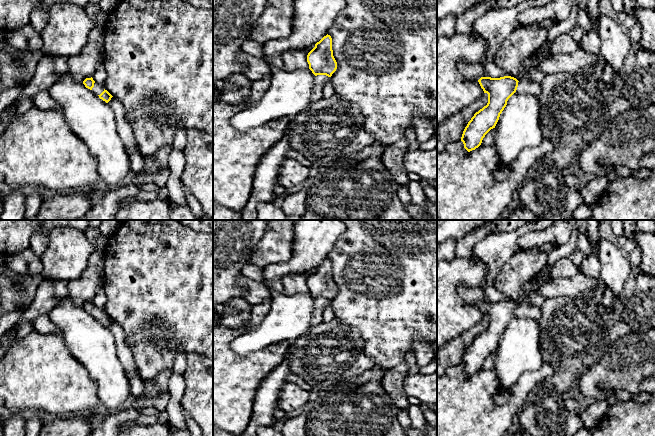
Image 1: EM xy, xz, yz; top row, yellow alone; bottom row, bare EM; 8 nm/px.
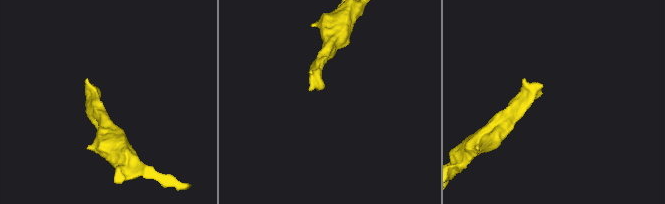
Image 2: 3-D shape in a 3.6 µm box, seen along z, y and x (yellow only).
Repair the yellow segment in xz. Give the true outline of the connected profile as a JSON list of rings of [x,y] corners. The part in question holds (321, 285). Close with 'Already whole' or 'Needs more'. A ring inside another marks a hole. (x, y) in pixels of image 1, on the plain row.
[[[324,260],[308,277],[309,293],[316,300],[310,328],[322,322],[322,312],[337,293],[337,286],[333,280],[332,262]]]. Needs more

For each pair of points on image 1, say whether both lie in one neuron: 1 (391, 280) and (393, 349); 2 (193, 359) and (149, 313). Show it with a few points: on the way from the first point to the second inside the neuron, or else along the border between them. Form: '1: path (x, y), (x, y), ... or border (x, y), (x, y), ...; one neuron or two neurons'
1: path (391, 297), (391, 332); one neuron
2: border (202, 353), (189, 353), (187, 355); two neurons

